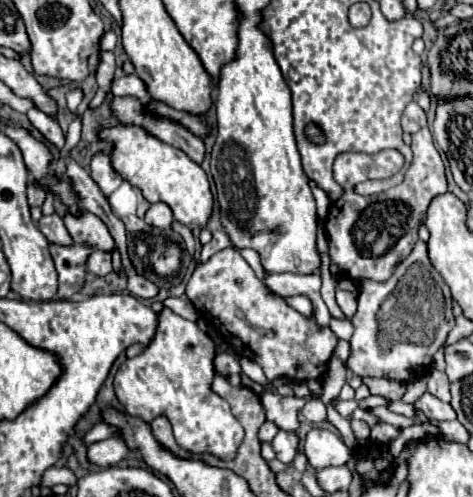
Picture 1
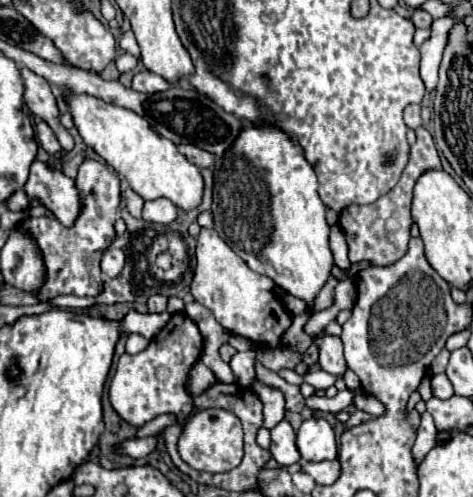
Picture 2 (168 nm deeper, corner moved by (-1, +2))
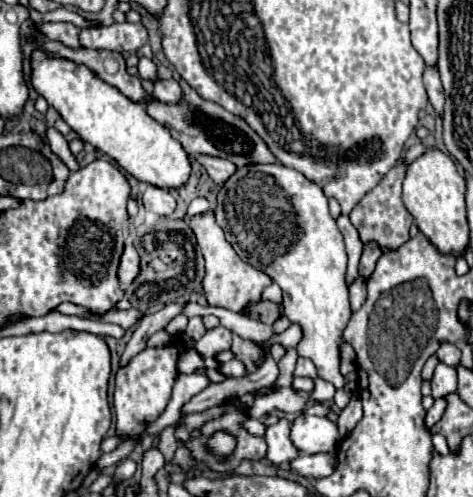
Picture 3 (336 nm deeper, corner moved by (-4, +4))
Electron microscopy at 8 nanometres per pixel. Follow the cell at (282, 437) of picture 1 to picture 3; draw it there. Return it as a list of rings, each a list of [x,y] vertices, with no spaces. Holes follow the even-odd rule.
[[[280,418],[278,424],[266,428],[266,442],[268,442],[268,460],[272,464],[284,464],[292,462],[298,456],[296,446],[290,440],[290,422],[286,418]]]

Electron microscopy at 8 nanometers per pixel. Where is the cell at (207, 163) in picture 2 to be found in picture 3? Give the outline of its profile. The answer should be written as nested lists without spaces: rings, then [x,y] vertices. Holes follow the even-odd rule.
[[[200,154],[200,156],[196,156],[196,162],[200,162],[206,168],[208,176],[216,184],[226,182],[236,172],[236,166],[232,162],[228,162],[226,158],[216,158],[216,156],[204,156],[204,154]]]

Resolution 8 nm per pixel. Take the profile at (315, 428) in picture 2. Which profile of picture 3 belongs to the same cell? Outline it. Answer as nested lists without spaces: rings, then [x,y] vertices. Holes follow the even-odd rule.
[[[300,414],[292,422],[290,438],[292,438],[294,446],[306,454],[336,452],[336,448],[340,444],[338,426],[332,420],[328,420],[326,416]]]

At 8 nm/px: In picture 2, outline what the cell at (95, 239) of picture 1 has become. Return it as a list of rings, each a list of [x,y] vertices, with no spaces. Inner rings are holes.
[[[35,160],[31,164],[31,174],[23,190],[31,200],[39,200],[39,204],[65,226],[71,226],[81,212],[81,194],[73,180],[65,176],[63,170],[51,168],[45,162]]]

